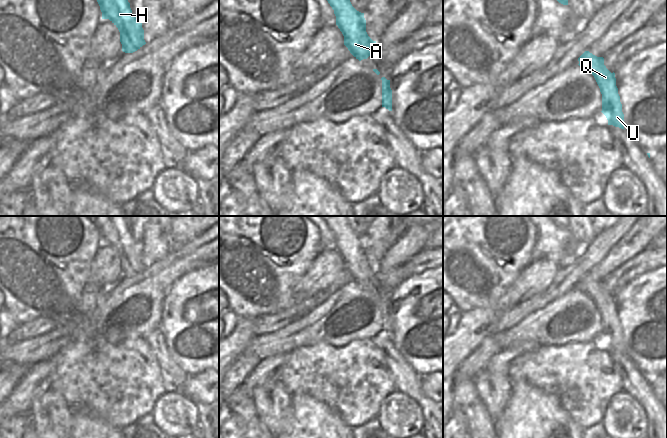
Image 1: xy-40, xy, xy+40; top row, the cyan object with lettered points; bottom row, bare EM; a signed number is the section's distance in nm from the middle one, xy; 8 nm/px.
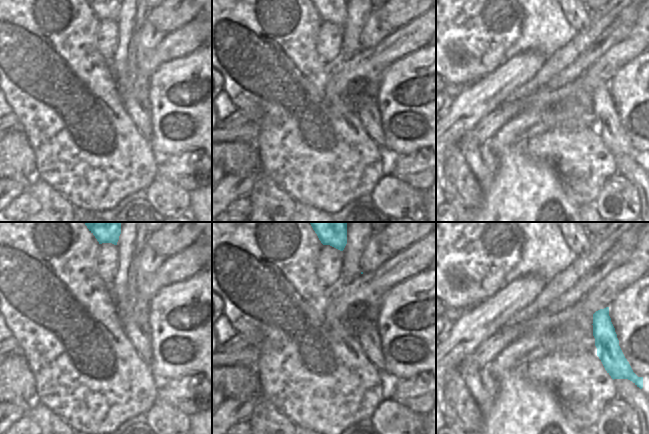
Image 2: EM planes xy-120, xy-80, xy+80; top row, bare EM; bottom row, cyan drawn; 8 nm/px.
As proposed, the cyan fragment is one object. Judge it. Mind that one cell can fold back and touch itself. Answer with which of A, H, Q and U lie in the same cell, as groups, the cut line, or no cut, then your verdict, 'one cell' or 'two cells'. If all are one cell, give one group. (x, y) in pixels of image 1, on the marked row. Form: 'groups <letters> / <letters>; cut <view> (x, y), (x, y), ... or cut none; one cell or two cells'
groups A H Q U; cut none; one cell

